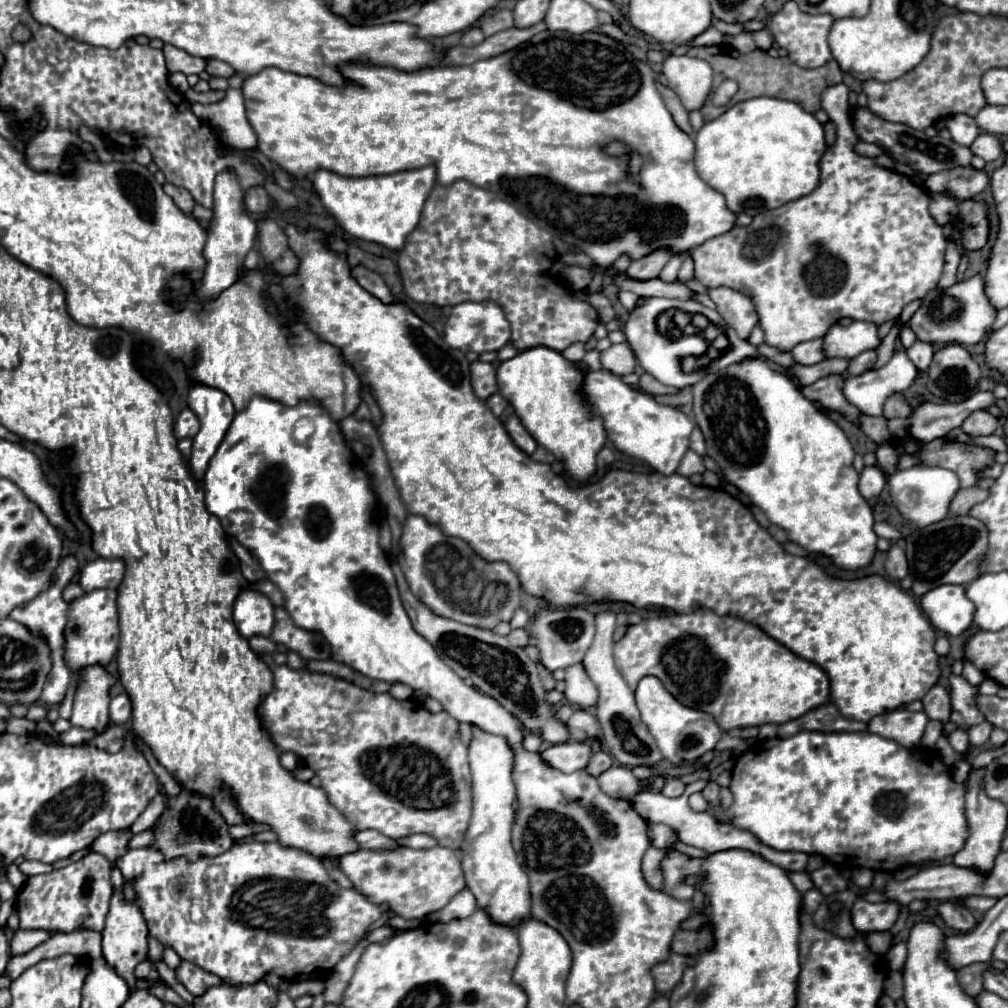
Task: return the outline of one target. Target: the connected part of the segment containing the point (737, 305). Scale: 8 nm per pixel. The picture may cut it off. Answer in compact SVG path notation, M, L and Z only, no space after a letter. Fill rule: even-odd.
M728 287L710 289L710 297L716 303L716 311L738 333L738 337L748 339L752 329L758 325L758 313L754 311L750 297Z

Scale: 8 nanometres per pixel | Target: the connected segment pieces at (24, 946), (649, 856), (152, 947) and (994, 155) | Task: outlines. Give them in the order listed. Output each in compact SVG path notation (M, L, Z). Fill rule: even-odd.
M18 929L16 935L12 937L12 943L10 943L12 955L28 953L28 951L34 949L36 945L44 943L48 937L50 937L48 931L24 931L24 929Z
M648 847L644 859L642 859L642 873L646 877L646 881L650 883L650 887L660 889L662 887L662 859L666 859L666 851L664 849L656 849L656 847Z
M148 937L148 957L154 961L162 961L162 953L164 953L164 945L154 937Z
M980 133L976 137L976 141L970 145L970 151L978 157L982 157L984 161L996 161L1002 155L1002 143L996 135L990 133Z

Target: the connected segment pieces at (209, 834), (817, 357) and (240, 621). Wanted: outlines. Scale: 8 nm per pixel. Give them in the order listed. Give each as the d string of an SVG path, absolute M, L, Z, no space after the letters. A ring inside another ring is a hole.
M182 787L182 793L178 797L168 797L168 807L160 815L158 823L154 825L154 831L156 831L154 847L160 849L166 855L166 859L174 859L180 855L188 857L190 861L198 859L200 855L214 857L214 855L228 851L234 845L232 837L228 835L226 821L212 807L210 799L188 793L184 787Z
M818 337L818 339L812 339L812 341L796 345L794 351L792 351L796 363L800 363L800 365L814 365L814 363L820 363L822 359L826 359L822 343L824 343L824 339Z
M242 589L234 601L234 625L246 639L254 635L268 637L274 627L272 601L258 591Z

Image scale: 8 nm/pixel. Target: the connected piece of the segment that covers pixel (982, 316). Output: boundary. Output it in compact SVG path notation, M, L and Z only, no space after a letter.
M980 273L974 277L956 283L950 289L934 289L924 297L922 307L910 319L910 327L914 329L920 341L930 343L960 343L960 345L976 345L982 343L990 331L992 323L996 321L998 309L990 303L986 295L986 285Z

